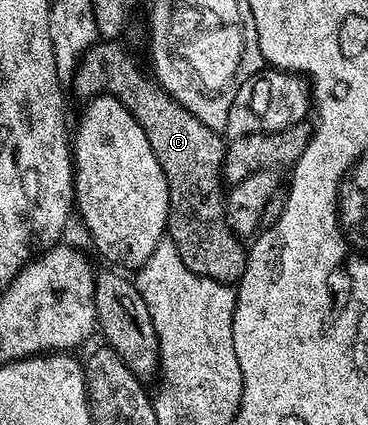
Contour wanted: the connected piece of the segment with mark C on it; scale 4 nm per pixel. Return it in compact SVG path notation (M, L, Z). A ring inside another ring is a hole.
M118 40L96 41L78 66L72 83L73 89L78 89L82 100L89 99L95 92L112 94L130 109L132 116L140 124L140 128L144 128L148 136L148 144L152 144L152 152L156 152L156 160L170 185L169 241L176 244L184 264L192 272L204 274L217 282L237 283L246 267L248 250L244 242L242 246L240 240L242 238L231 229L228 221L228 198L224 190L222 194L224 179L220 171L225 160L227 143L219 131L209 130L191 110L186 109L181 102L171 97L165 89L162 91L160 87L149 82L137 70L137 60L121 44L122 42Z

